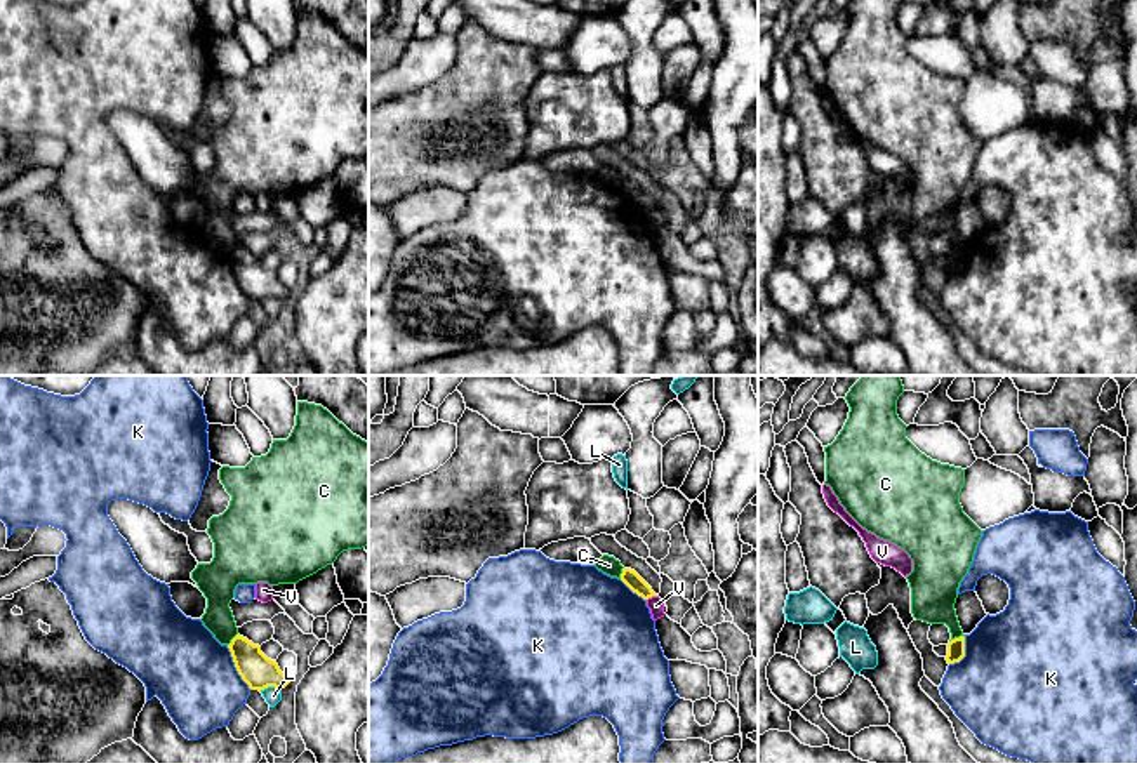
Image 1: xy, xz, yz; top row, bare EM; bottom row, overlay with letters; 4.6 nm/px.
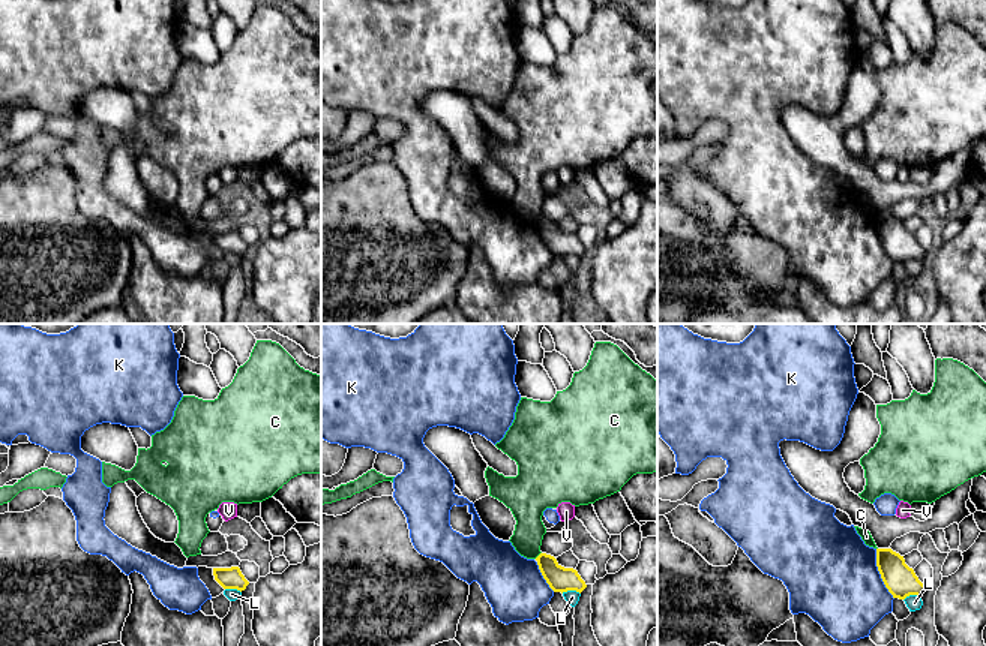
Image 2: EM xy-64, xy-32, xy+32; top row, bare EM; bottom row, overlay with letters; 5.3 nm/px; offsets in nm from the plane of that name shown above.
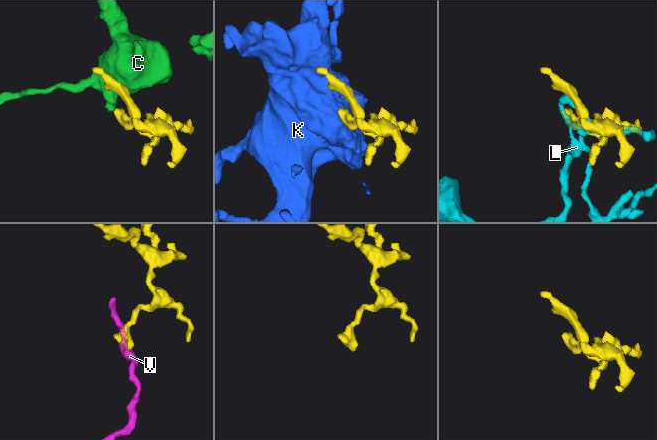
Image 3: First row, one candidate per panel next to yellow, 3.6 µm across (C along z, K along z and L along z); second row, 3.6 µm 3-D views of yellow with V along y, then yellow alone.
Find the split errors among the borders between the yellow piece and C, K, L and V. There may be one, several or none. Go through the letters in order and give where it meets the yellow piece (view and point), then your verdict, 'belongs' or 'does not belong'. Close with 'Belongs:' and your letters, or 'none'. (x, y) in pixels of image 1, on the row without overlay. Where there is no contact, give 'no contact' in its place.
C: meets yellow in yz at (957, 249); does not belong
K: meets yellow in xy at (235, 277); does not belong
L: meets yellow in xy at (270, 296); does not belong
V: meets yellow in xz at (651, 207); does not belong
Belongs: none

